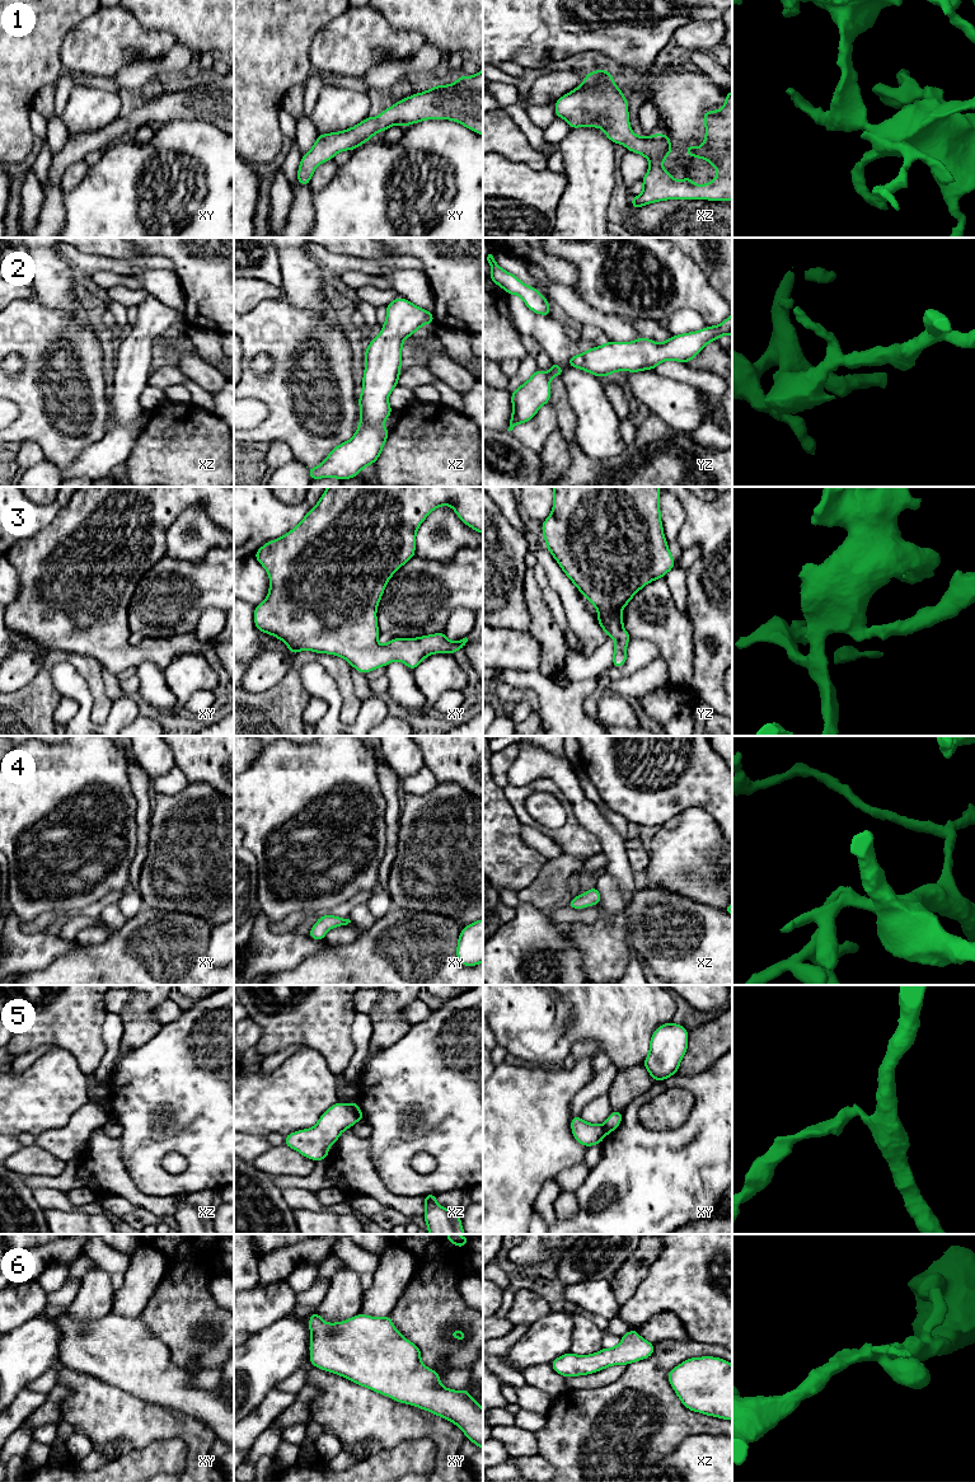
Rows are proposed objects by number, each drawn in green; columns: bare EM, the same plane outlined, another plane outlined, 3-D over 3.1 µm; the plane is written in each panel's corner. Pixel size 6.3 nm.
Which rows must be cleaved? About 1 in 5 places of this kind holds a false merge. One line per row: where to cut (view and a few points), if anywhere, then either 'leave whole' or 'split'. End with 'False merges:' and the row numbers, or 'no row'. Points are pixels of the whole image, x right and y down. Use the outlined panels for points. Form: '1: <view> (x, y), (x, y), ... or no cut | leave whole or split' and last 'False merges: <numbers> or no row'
1: no cut | leave whole
2: no cut | leave whole
3: no cut | leave whole
4: no cut | leave whole
5: xz (348, 1103), (360, 1119) | split
6: no cut | leave whole
False merges: 5

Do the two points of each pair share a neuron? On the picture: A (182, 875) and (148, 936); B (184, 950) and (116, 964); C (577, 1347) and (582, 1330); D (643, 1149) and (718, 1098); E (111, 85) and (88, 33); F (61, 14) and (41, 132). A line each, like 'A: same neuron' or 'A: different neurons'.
A: different neurons
B: same neuron
C: same neuron
D: same neuron
E: different neurons
F: different neurons

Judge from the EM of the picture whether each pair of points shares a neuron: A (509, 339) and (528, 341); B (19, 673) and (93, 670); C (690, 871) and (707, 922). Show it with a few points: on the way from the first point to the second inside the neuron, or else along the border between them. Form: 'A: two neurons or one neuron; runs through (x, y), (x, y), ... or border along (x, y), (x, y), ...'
A: two neurons; border along (520, 336), (520, 342), (530, 357)
B: two neurons; border along (46, 655), (42, 669), (26, 685), (15, 690)
C: two neurons; border along (673, 892), (718, 910)

